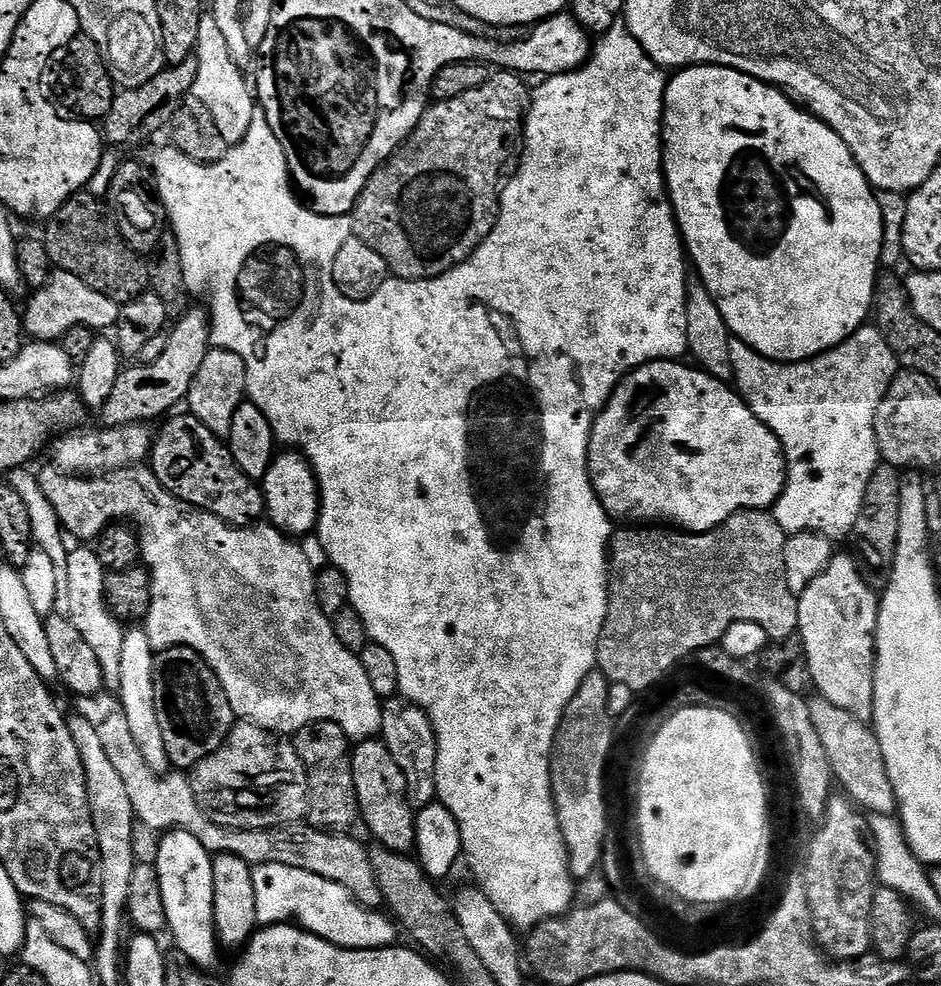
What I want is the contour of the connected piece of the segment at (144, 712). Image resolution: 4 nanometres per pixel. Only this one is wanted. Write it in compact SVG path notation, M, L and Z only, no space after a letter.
M140 626L129 627L124 633L122 646L121 688L118 699L123 702L124 709L131 714L128 730L133 741L139 742L143 760L155 772L163 773L167 769L169 759L166 742L162 742L162 730L158 730L158 714L154 710L153 659L154 649L150 647L147 631Z

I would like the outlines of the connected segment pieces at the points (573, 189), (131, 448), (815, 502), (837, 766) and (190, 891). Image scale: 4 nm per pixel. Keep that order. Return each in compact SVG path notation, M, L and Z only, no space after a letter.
M617 26L611 28L609 32L603 33L595 41L590 56L591 59L588 63L584 67L576 69L575 72L563 72L557 76L541 79L537 83L540 85L531 93L530 107L526 113L522 133L524 157L520 160L520 169L513 174L509 184L507 181L503 185L500 193L500 217L496 219L492 233L480 243L478 250L474 250L470 259L432 280L398 280L395 278L384 280L382 286L378 286L378 290L374 290L374 294L368 300L346 298L340 293L338 286L334 286L332 277L336 249L352 230L351 215L320 216L317 212L312 211L311 207L304 205L303 208L296 201L297 193L294 191L294 184L290 179L282 142L278 142L278 138L274 138L274 130L270 130L270 122L266 122L263 112L257 110L254 114L254 118L250 122L250 130L246 130L246 138L241 144L231 145L224 157L214 161L213 164L199 164L188 160L175 146L158 149L156 157L153 158L152 164L150 163L150 171L154 177L154 191L164 203L171 235L176 237L178 250L182 254L182 270L189 293L193 297L208 296L206 308L210 313L212 344L217 348L225 348L238 354L238 358L242 358L242 362L246 362L247 399L256 404L258 410L262 410L262 414L266 414L272 432L276 436L277 445L301 453L311 466L312 473L316 476L320 487L320 517L316 523L314 535L320 539L322 546L326 546L326 554L331 567L342 570L348 583L348 603L362 618L368 631L369 641L378 646L386 646L386 650L390 650L390 655L394 657L394 662L398 666L399 695L407 703L416 704L430 718L436 735L436 795L439 803L443 804L446 810L450 810L450 814L454 814L454 818L458 822L458 830L462 838L460 850L466 864L468 860L469 866L472 867L472 876L477 880L473 881L478 885L480 891L486 894L486 898L490 898L490 902L498 910L498 914L502 914L502 918L516 930L521 930L520 928L531 930L537 928L544 920L555 920L557 916L565 915L574 904L572 901L574 877L572 871L568 869L567 852L564 849L556 803L552 801L552 747L566 706L570 706L570 702L578 694L578 686L582 686L582 682L596 668L598 638L602 634L602 626L606 622L608 613L608 570L614 524L607 510L602 506L602 502L596 497L596 491L588 473L588 447L592 427L600 411L608 405L612 391L618 387L629 372L634 371L635 368L641 368L644 364L649 364L651 360L679 361L683 357L680 355L688 352L686 294L690 283L690 277L688 277L690 268L686 263L684 241L680 239L680 227L676 224L676 211L672 209L672 198L668 194L668 186L664 179L662 125L664 122L664 91L668 89L666 72L660 65L652 61L646 54L646 50L642 50L642 46L630 34L630 30L626 26Z
M131 424L122 428L103 427L102 432L73 430L51 445L51 463L61 472L95 478L105 472L116 472L119 468L140 466L149 459L154 432L148 424Z
M875 326L859 328L837 348L824 352L812 360L799 360L796 364L779 364L762 354L749 351L748 392L746 399L750 410L784 447L786 479L784 493L774 505L778 526L786 534L817 532L829 538L844 536L855 529L858 514L862 514L862 502L866 498L866 486L882 461L878 442L875 440L875 415L890 390L892 380L898 375L898 361L894 350Z
M816 698L811 701L811 705L814 730L818 730L822 746L826 746L835 783L844 787L843 795L865 813L893 815L898 808L896 795L875 731L865 721L846 714L846 710L838 710L838 706L828 700Z
M169 830L163 833L156 852L156 878L161 884L164 924L172 931L176 948L197 969L205 970L216 960L216 927L214 926L214 870L212 856L194 838L194 834Z

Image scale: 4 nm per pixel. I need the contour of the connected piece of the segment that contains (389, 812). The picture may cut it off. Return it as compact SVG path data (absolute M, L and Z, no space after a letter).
M383 739L361 740L351 749L354 790L360 807L358 816L381 848L395 852L411 853L416 846L416 818L414 809L408 803L408 783L394 762L394 754L384 744Z

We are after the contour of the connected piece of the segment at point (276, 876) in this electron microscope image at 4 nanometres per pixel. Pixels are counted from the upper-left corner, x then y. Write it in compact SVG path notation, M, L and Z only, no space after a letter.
M258 864L252 868L252 881L257 925L291 922L340 948L390 948L397 943L397 925L383 911L364 908L346 886L318 878L318 874L310 874L310 870L281 864Z

